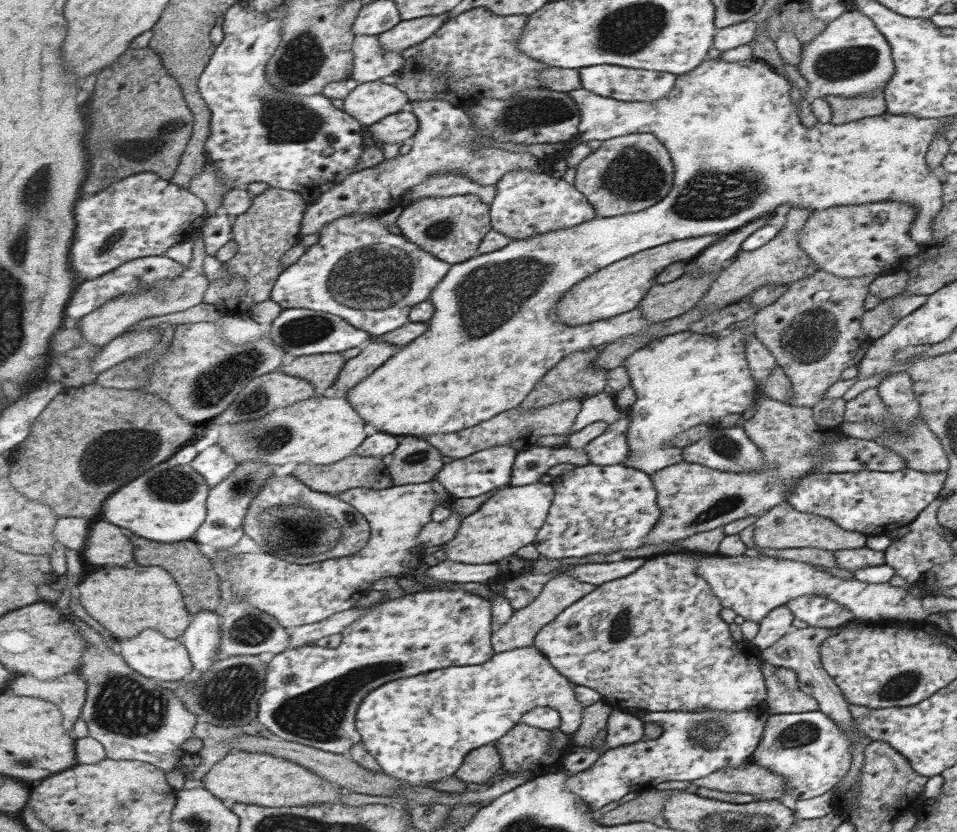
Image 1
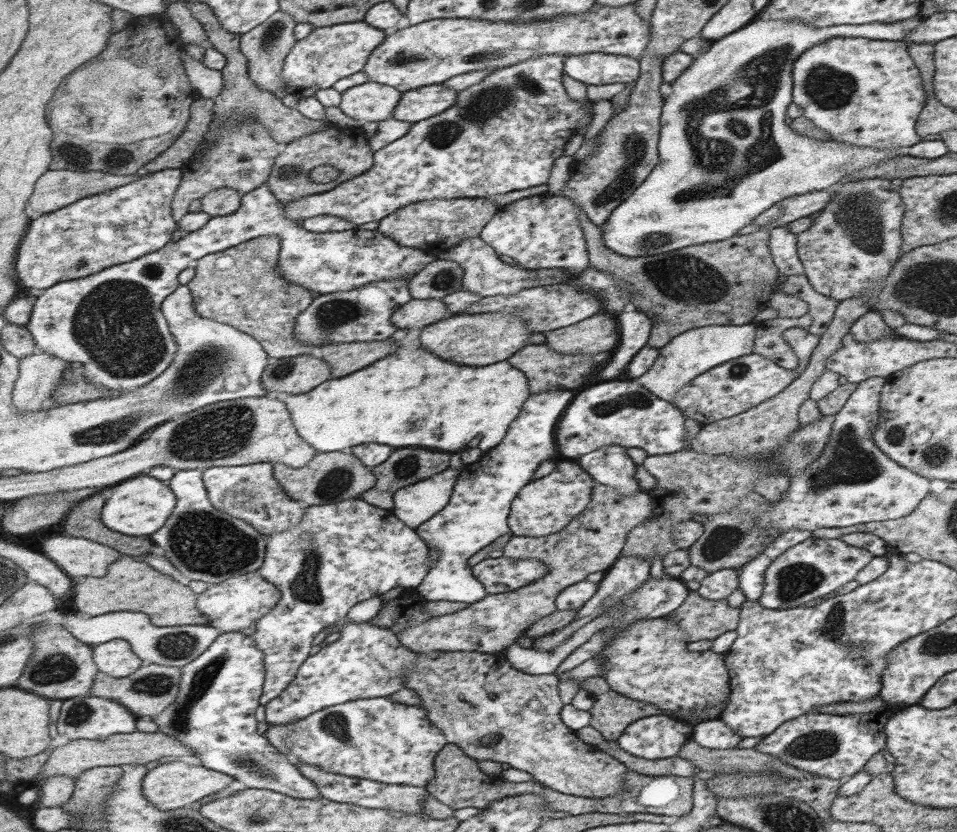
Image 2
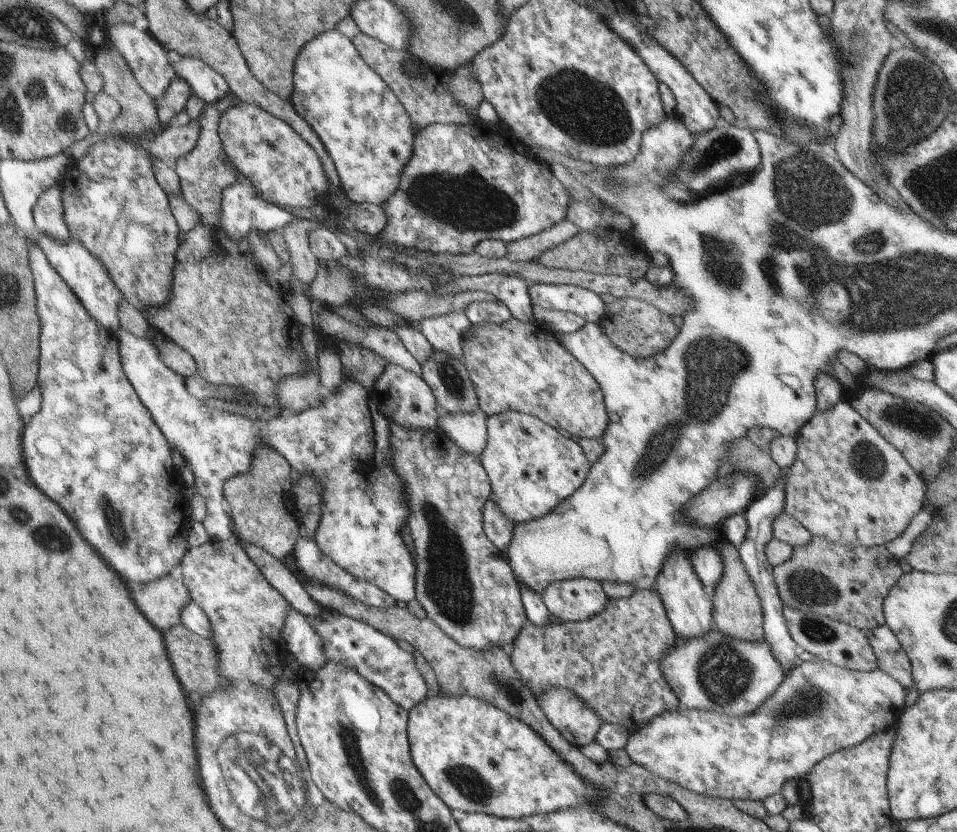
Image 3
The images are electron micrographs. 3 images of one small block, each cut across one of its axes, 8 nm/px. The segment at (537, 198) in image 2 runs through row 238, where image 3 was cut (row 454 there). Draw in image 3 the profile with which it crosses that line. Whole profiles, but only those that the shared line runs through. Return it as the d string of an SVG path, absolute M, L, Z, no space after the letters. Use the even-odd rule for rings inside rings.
M507 409L486 415L485 427L486 446L479 458L480 463L487 475L493 501L513 524L539 518L573 494L591 465L580 442L565 438L527 413Z

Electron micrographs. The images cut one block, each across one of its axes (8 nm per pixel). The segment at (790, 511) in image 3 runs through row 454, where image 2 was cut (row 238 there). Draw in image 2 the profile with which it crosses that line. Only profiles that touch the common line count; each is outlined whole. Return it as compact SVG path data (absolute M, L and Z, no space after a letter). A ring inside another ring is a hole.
M855 179L833 187L833 196L825 208L813 215L811 227L797 234L797 252L812 289L836 301L866 294L870 310L876 308L878 294L902 253L901 227L904 216L905 206L901 194L887 179Z

